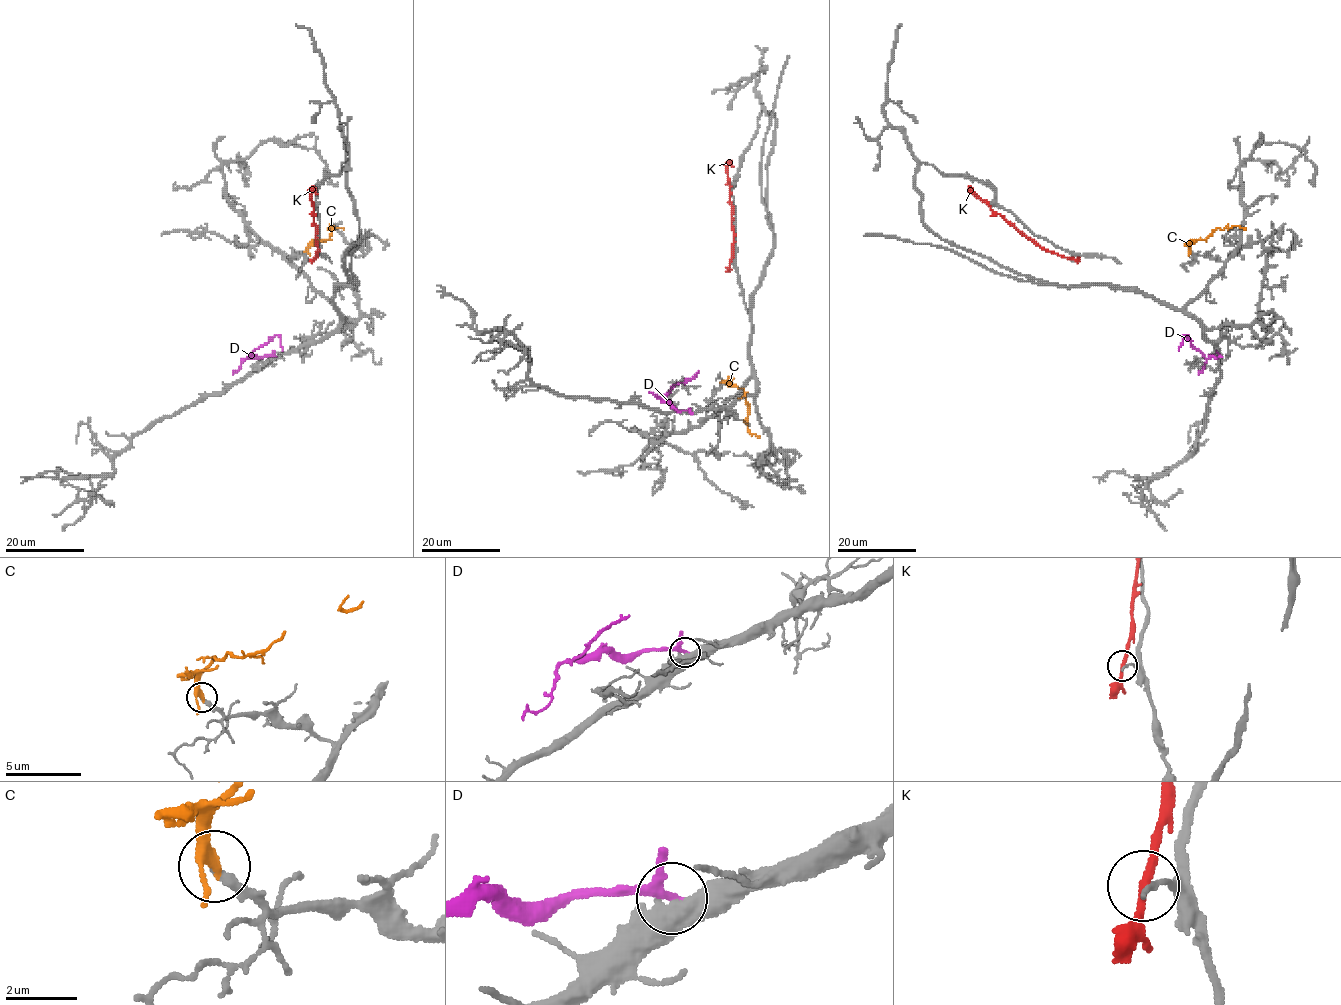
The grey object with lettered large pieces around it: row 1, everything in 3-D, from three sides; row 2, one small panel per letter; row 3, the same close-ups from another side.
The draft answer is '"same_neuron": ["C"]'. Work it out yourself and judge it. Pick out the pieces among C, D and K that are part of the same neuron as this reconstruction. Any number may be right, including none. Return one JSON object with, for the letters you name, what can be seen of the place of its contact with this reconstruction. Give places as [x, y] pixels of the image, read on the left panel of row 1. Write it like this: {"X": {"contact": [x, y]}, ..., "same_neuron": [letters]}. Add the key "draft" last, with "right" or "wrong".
{"C": {"contact": [305, 251]}, "same_neuron": ["C"], "draft": "right"}

